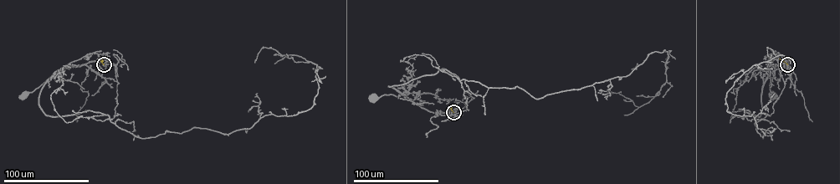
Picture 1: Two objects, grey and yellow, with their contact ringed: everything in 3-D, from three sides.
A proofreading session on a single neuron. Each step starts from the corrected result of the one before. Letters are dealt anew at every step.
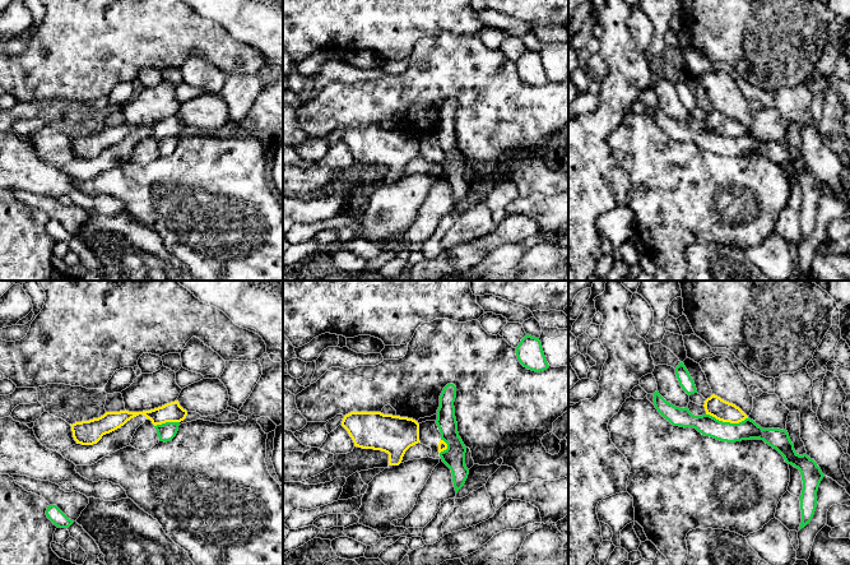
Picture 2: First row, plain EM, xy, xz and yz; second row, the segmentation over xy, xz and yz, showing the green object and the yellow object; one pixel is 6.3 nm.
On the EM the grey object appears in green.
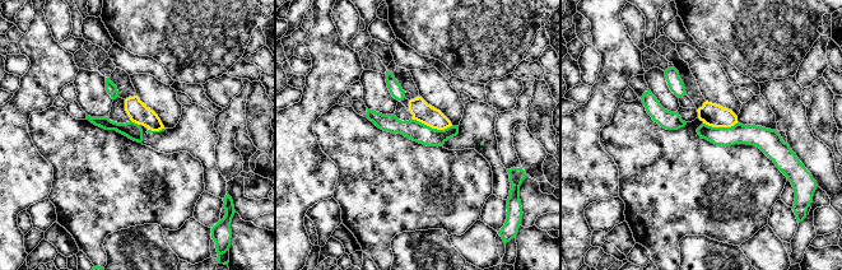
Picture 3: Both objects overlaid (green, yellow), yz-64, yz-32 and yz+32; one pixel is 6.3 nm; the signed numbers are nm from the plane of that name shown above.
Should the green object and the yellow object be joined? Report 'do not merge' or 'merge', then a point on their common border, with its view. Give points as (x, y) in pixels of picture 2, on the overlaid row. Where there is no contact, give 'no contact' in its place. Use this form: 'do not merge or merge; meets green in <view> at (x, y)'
do not merge; meets green in yz at (728, 422)

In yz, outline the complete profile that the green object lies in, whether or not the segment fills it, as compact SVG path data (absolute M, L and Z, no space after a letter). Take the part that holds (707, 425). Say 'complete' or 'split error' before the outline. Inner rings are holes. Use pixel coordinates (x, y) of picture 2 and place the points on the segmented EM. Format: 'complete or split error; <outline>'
complete; M658 390L652 395L655 408L673 426L693 427L705 436L726 443L760 439L776 449L785 462L798 468L802 474L803 490L799 497L802 523L799 531L812 520L817 508L818 486L825 474L807 454L799 455L795 451L786 430L762 429L749 417L739 423L730 423L719 421L710 415L695 416L688 407L679 408L666 402Z

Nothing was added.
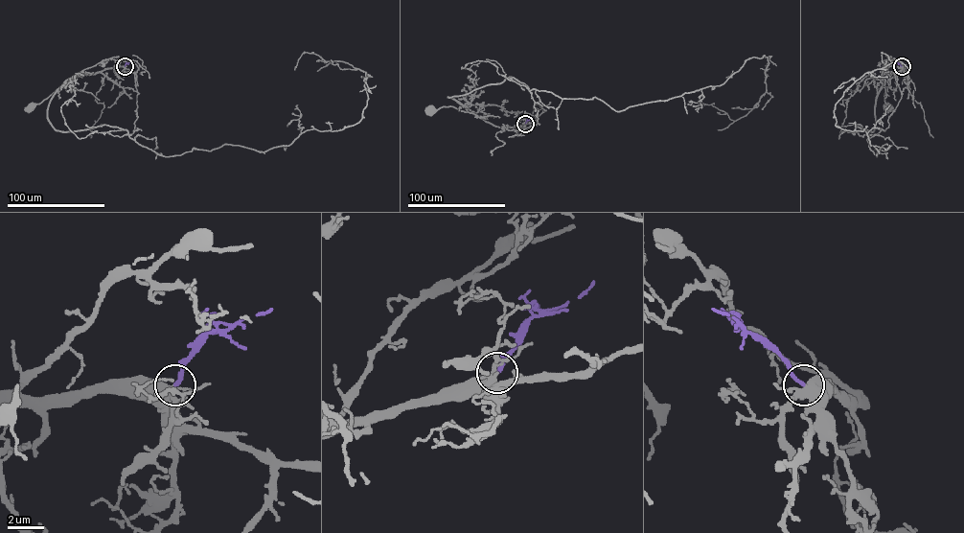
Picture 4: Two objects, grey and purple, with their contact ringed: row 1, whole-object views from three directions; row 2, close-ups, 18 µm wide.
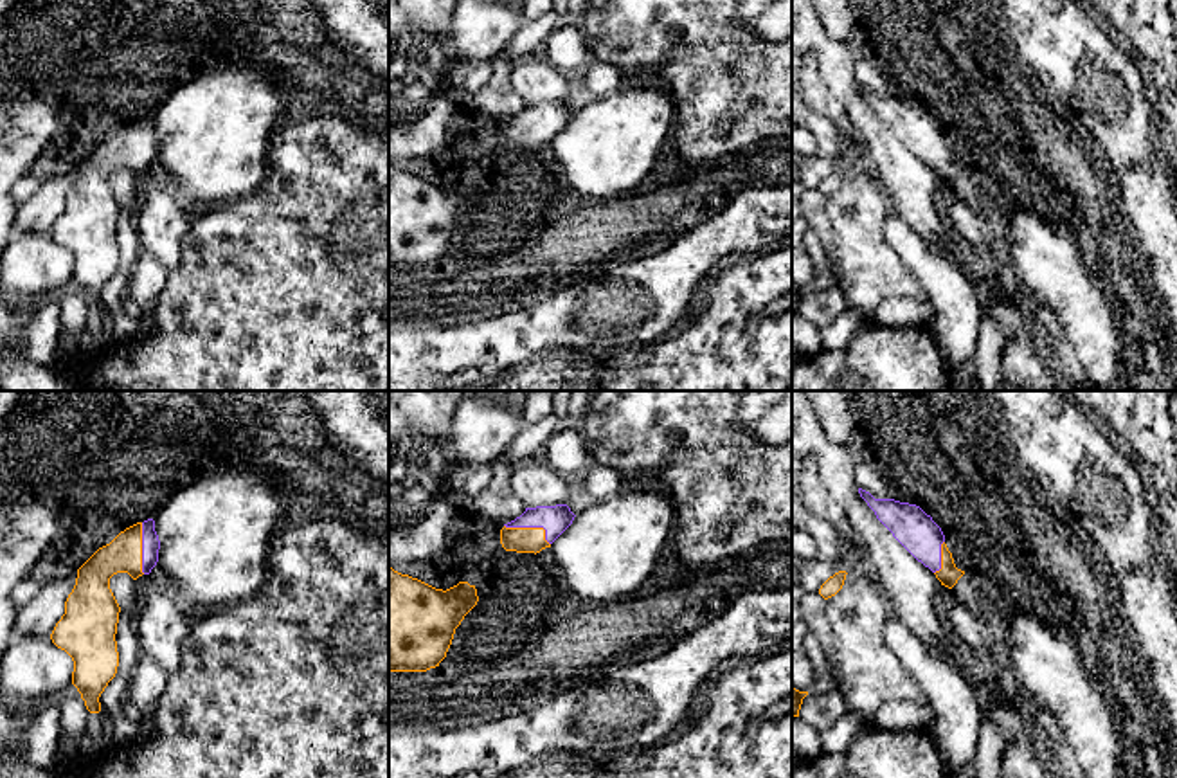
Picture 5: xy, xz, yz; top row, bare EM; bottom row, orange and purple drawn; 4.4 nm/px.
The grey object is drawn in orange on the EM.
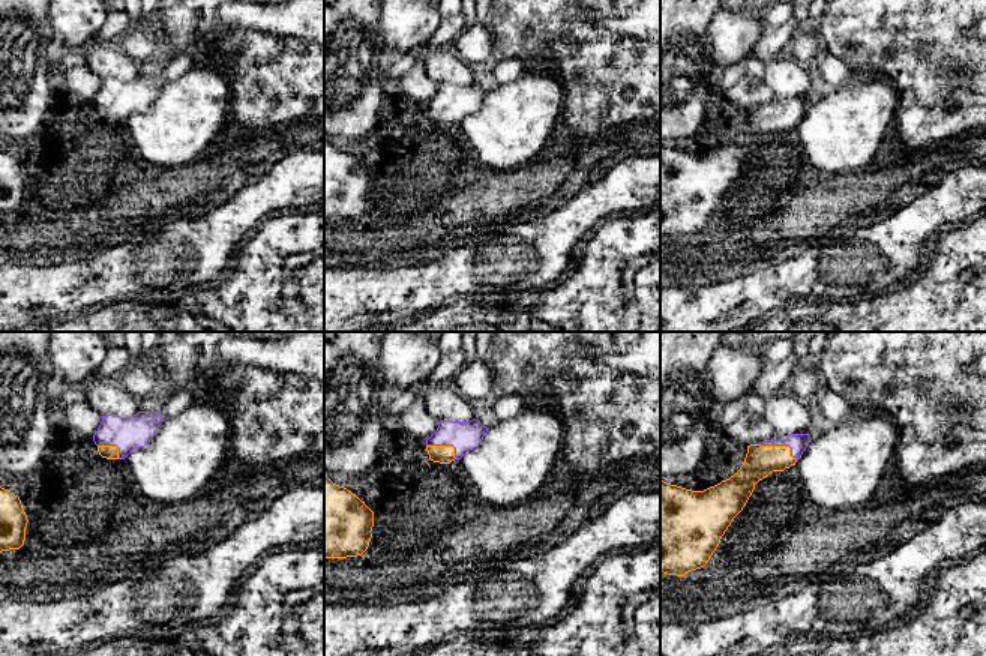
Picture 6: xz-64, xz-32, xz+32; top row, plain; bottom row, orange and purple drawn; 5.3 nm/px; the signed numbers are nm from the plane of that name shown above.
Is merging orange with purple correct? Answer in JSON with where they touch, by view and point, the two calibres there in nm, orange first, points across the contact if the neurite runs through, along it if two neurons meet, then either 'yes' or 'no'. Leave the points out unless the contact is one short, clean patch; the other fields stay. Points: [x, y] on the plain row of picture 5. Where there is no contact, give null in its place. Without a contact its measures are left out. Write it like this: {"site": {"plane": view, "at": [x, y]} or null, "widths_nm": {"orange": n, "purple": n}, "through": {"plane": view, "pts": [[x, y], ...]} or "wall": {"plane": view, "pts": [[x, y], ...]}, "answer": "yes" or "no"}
{"site": {"plane": "xz", "at": [531, 125]}, "widths_nm": {"orange": 110, "purple": 130}, "through": {"plane": "xz", "pts": [[513, 135], [531, 125], [555, 116]]}, "answer": "yes"}

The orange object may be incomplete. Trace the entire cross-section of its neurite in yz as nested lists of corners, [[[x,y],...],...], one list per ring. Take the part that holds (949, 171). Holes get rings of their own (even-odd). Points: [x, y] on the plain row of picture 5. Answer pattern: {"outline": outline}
{"outline": [[[858,85],[860,94],[875,108],[876,115],[893,133],[925,164],[929,164],[941,182],[952,185],[965,167],[957,166],[945,140],[941,124],[920,103],[894,95],[875,95]]]}

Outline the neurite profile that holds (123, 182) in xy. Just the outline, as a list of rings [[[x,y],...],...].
[[[117,169],[110,175],[110,185],[121,207],[137,213],[139,189],[135,176],[128,169]]]

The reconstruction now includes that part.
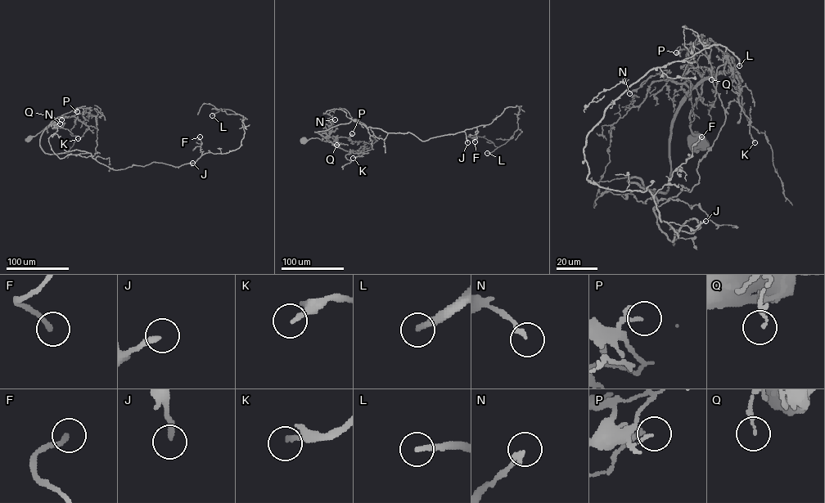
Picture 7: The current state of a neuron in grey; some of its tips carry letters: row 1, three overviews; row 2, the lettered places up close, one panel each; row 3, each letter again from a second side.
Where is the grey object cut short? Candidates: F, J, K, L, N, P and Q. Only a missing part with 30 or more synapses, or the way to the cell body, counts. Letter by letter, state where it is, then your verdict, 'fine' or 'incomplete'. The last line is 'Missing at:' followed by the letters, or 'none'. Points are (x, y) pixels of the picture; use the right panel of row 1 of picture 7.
F: place (701, 136); fine
J: place (705, 221); fine
K: place (755, 142); fine
L: place (739, 65); incomplete
N: place (629, 93); fine
P: place (676, 52); fine
Q: place (711, 79); fine
Missing at: L

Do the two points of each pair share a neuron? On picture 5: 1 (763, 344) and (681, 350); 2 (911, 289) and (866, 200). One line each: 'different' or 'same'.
1: same
2: same

